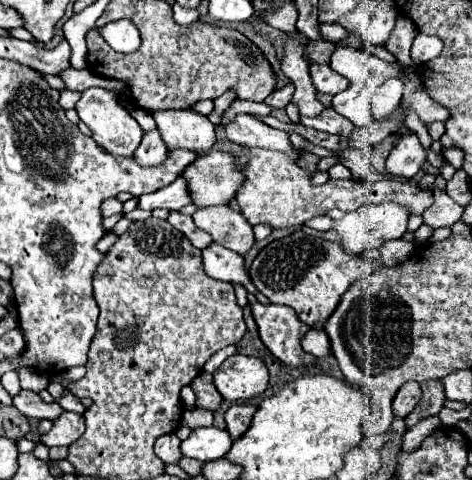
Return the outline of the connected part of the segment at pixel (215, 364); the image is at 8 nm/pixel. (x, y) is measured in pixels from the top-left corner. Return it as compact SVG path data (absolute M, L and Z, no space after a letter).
M230 345L230 347L224 347L224 349L220 349L218 353L214 353L212 357L210 357L210 361L204 365L204 371L208 373L214 373L230 355L234 355L238 349L236 349L236 345Z

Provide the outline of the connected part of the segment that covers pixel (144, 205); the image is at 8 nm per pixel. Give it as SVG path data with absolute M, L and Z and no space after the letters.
M178 177L176 181L172 181L170 185L148 193L148 195L140 195L138 197L138 209L168 209L168 211L176 211L184 205L190 203L190 193L186 189L186 183L182 181L182 177Z

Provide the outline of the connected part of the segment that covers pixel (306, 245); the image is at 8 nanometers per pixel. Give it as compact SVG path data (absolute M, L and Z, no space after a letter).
M294 231L288 237L276 239L266 245L250 265L248 273L256 289L270 299L270 303L292 307L300 321L308 327L324 323L340 303L348 287L374 271L380 271L382 263L368 261L364 255L354 255L342 249L338 243L310 237L304 231Z

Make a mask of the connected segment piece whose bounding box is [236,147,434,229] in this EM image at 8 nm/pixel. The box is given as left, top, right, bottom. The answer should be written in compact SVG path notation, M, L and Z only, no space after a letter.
M248 149L250 163L244 165L246 181L236 193L236 203L250 225L268 223L274 229L304 225L308 219L324 215L328 209L336 207L342 211L354 211L364 203L382 203L382 201L398 201L410 209L410 213L422 215L434 201L432 193L410 183L396 183L396 181L378 181L372 185L360 181L326 181L324 185L312 185L310 175L296 163L288 161L284 153L266 151L266 149Z

